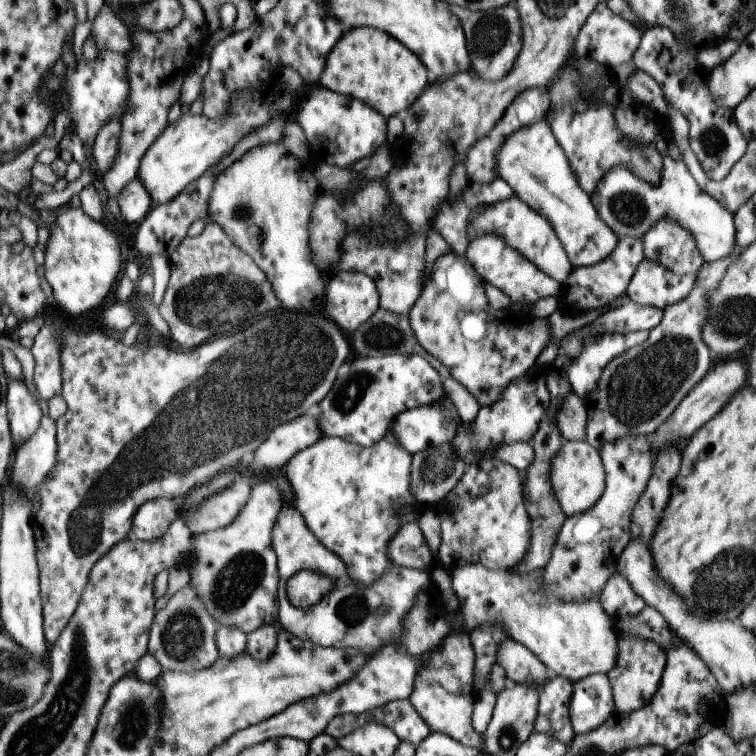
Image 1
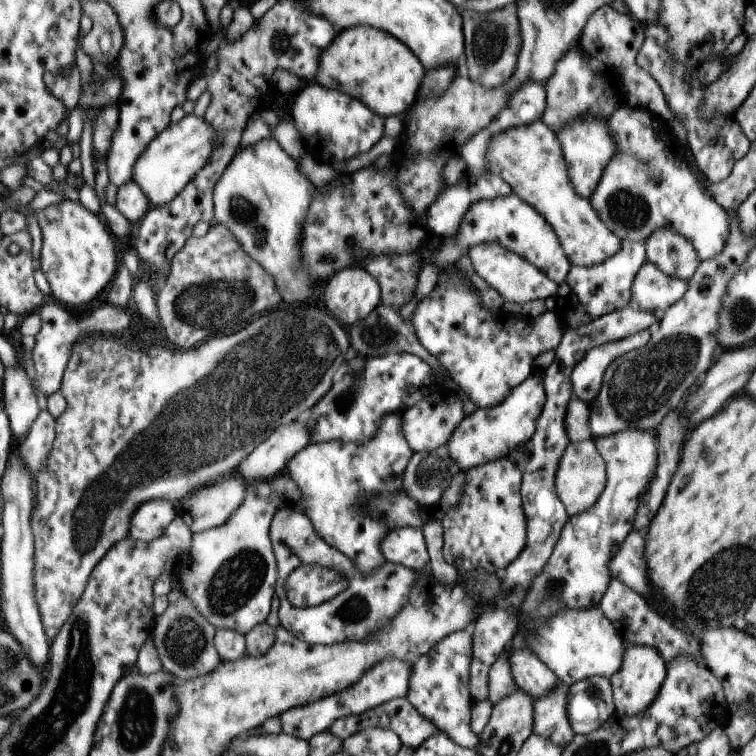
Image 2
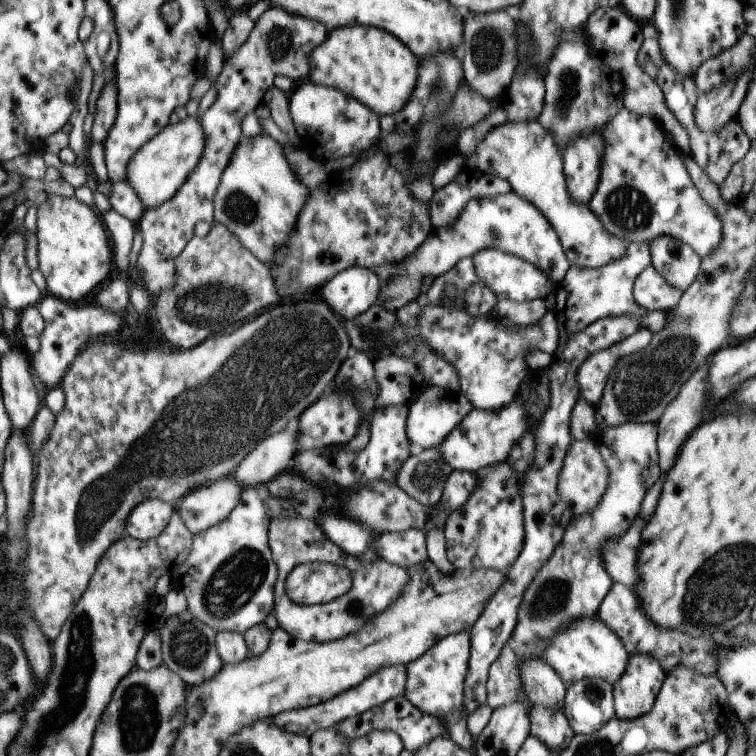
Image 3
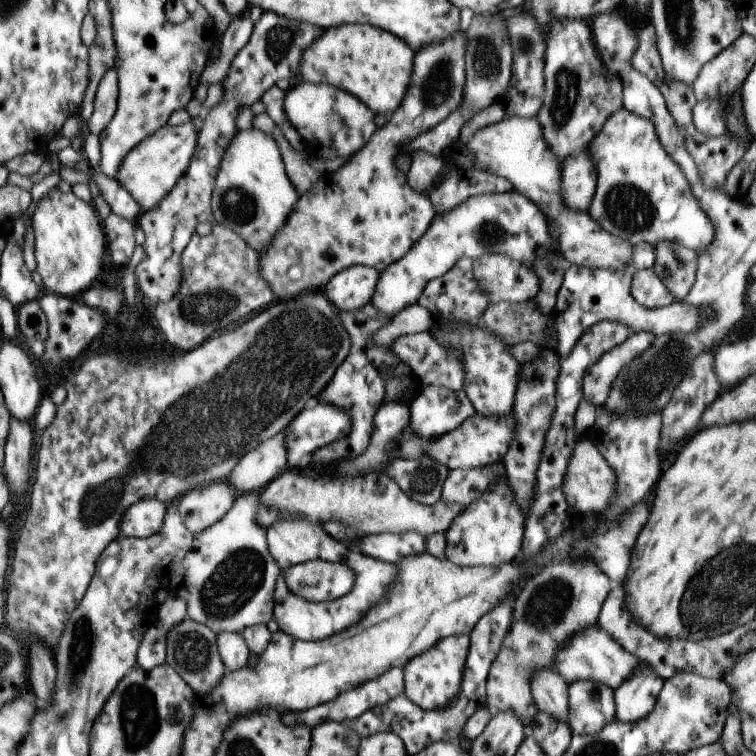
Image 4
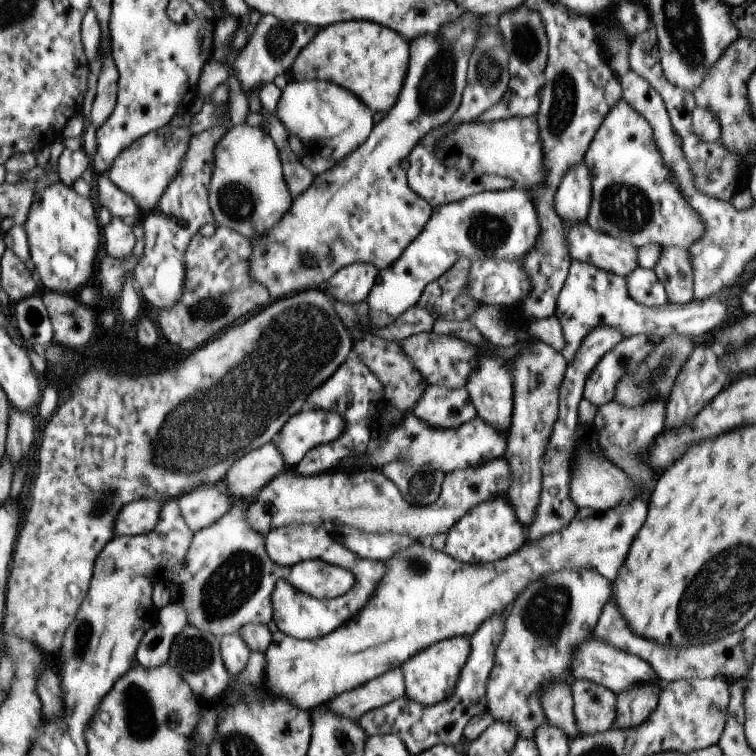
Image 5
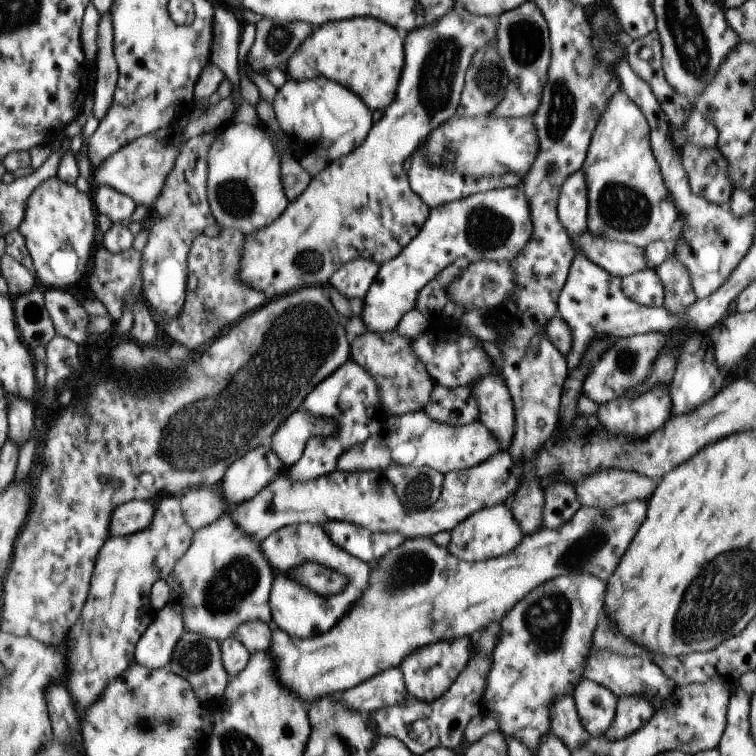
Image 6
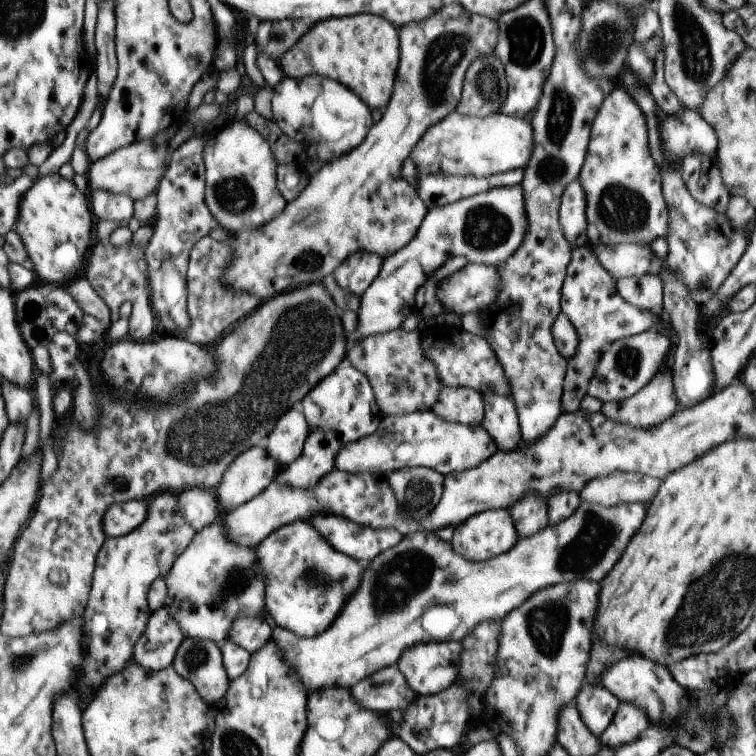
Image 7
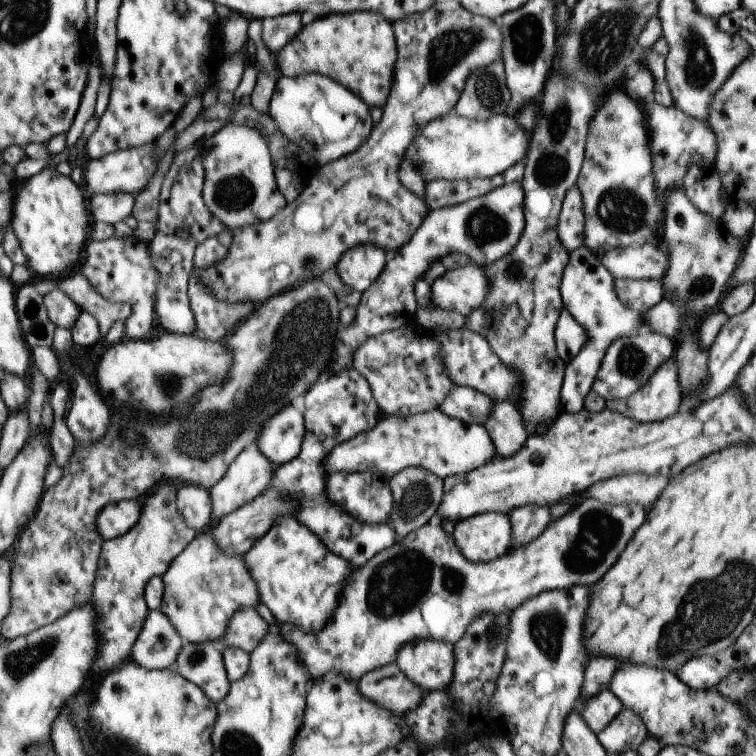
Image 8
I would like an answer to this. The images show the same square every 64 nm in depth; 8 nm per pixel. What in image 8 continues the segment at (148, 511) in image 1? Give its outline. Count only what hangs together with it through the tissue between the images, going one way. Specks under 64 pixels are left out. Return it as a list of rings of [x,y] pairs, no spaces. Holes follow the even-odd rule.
[[[134,500],[109,503],[97,513],[94,525],[104,540],[125,534],[137,522],[140,506]]]

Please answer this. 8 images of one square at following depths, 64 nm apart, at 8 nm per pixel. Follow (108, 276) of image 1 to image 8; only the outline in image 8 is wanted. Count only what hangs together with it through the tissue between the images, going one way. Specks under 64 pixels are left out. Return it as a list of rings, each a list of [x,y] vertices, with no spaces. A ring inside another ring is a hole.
[[[45,167],[24,179],[13,196],[8,226],[17,237],[27,267],[37,276],[49,279],[58,279],[77,270],[82,250],[88,242],[91,223],[87,199],[79,187],[69,176],[61,175],[55,168]]]

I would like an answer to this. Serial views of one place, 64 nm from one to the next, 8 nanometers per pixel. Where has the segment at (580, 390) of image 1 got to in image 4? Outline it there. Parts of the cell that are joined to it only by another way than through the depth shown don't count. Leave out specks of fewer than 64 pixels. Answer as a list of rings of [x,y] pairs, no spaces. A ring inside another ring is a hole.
[[[645,331],[631,333],[623,342],[600,354],[600,357],[587,367],[583,375],[582,397],[596,408],[603,407],[611,383],[619,371],[649,348],[654,337]]]

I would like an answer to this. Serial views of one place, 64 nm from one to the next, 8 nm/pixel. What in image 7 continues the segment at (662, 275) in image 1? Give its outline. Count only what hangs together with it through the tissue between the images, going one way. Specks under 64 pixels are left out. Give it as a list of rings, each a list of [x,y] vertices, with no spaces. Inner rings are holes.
[[[657,275],[625,277],[615,280],[617,294],[639,310],[662,310],[662,282]]]

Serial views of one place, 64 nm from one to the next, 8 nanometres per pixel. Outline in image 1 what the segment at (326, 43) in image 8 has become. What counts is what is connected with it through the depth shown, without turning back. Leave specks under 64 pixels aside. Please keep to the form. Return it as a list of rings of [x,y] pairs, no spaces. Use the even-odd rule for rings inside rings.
[[[353,28],[345,32],[327,54],[318,84],[344,96],[357,98],[386,119],[401,115],[411,106],[429,80],[422,62],[395,37],[375,28]]]

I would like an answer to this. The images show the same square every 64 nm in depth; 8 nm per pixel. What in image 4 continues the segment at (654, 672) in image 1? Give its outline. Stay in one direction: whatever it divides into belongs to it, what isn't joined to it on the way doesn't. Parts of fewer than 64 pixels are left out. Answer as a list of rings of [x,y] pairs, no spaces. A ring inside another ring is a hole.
[[[638,666],[636,672],[613,691],[614,720],[632,723],[645,718],[655,704],[663,681],[651,667]]]

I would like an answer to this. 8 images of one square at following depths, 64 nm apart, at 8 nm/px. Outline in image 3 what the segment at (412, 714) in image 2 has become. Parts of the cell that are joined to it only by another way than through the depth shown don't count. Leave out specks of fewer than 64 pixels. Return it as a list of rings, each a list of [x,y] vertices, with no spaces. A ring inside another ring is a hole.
[[[404,695],[386,700],[382,705],[366,710],[365,714],[361,713],[356,717],[339,721],[333,727],[341,731],[344,738],[350,739],[360,737],[372,730],[393,731],[401,739],[402,748],[411,754],[435,737],[449,737],[446,726],[440,718],[422,713]]]

